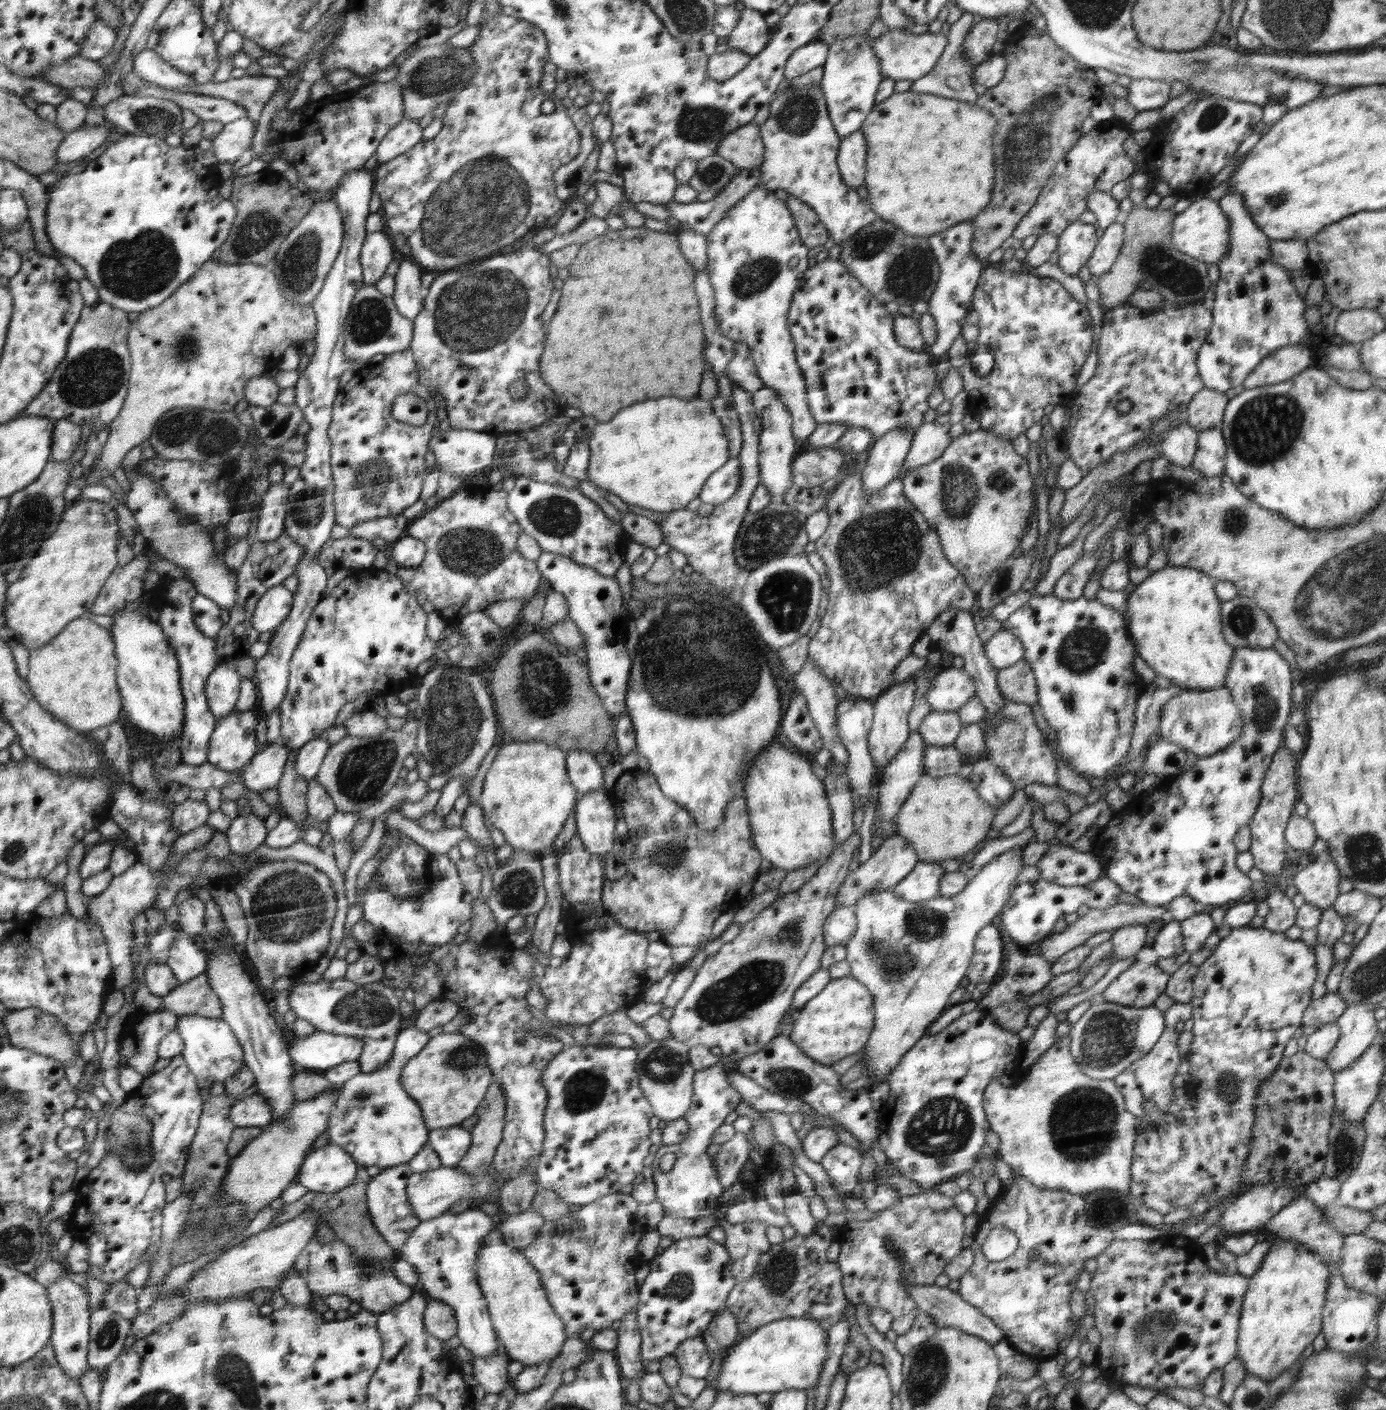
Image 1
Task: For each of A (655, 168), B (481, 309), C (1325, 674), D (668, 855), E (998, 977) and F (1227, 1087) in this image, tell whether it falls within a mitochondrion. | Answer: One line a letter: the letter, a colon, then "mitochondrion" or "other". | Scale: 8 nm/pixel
A: other
B: mitochondrion
C: other
D: mitochondrion
E: other
F: mitochondrion

